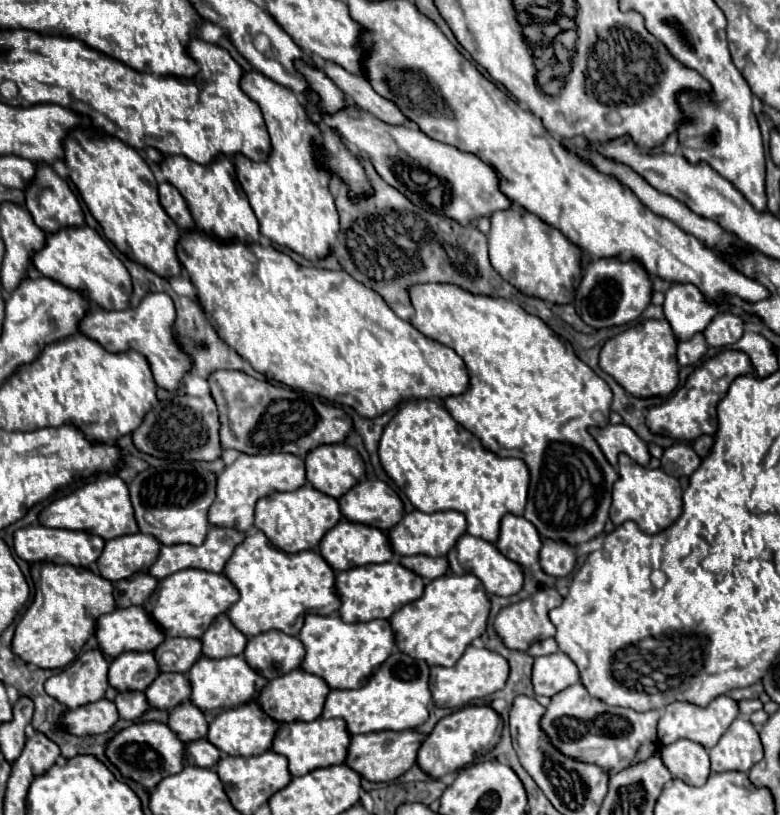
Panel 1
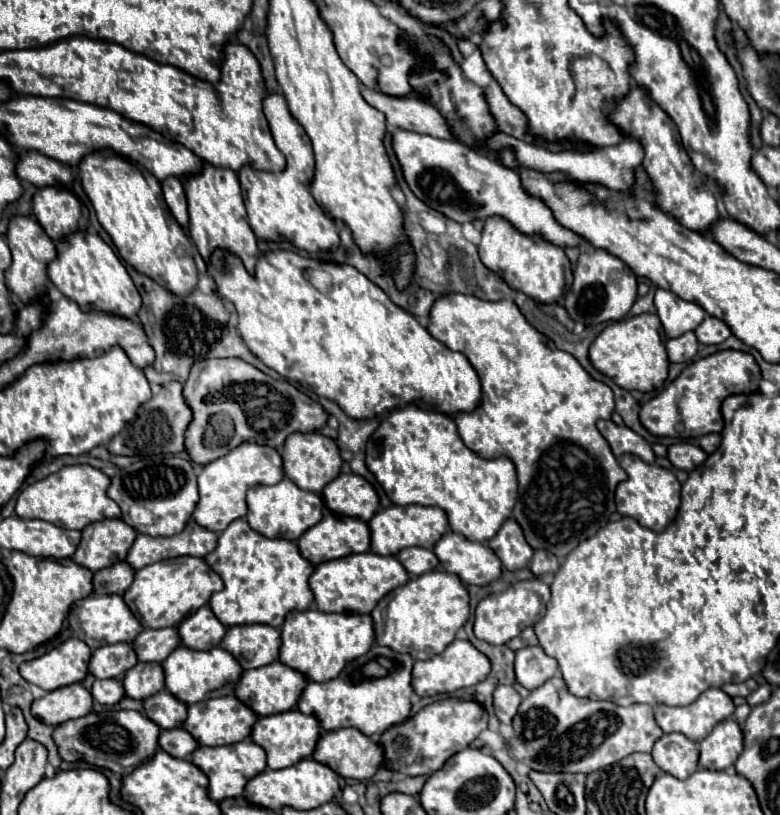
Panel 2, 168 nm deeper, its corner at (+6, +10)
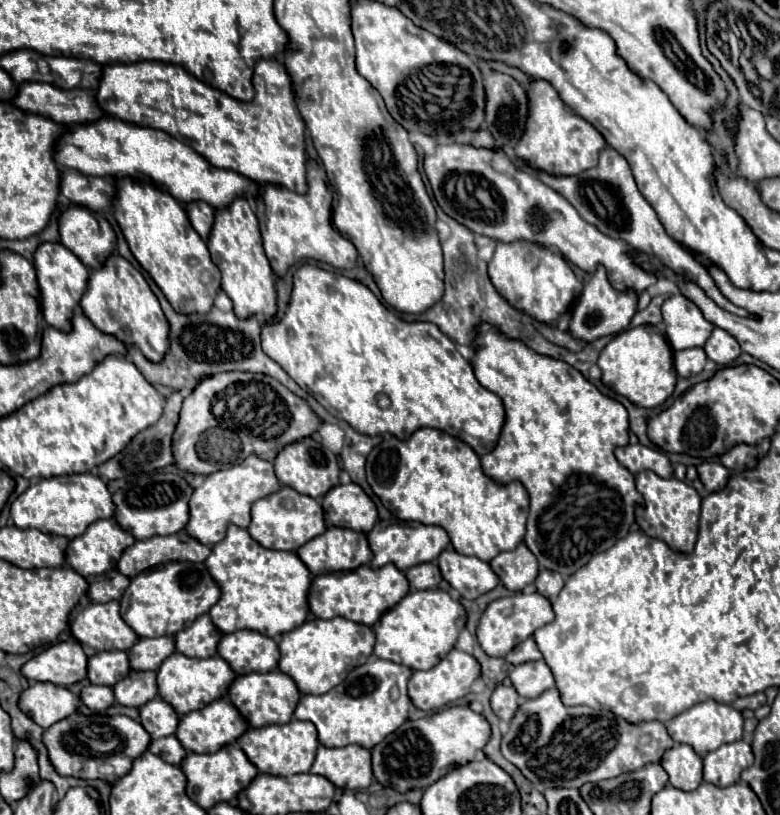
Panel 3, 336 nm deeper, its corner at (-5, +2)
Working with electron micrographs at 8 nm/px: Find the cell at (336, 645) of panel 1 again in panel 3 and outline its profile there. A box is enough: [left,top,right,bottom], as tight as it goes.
[277,617,375,695]

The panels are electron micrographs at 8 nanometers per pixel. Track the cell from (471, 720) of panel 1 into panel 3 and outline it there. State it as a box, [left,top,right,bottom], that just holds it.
[371,707,491,793]

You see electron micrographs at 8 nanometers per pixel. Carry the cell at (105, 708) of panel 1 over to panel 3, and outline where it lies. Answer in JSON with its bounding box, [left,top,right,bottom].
[19,683,79,729]

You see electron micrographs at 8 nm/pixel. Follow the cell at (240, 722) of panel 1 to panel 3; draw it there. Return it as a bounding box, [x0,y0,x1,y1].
[175,699,247,753]

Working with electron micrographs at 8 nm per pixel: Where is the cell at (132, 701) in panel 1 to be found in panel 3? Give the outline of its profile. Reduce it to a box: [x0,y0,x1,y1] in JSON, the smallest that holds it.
[79,685,115,711]

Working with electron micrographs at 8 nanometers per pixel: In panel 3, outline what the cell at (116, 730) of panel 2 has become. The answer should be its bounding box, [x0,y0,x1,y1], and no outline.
[43,713,151,781]

